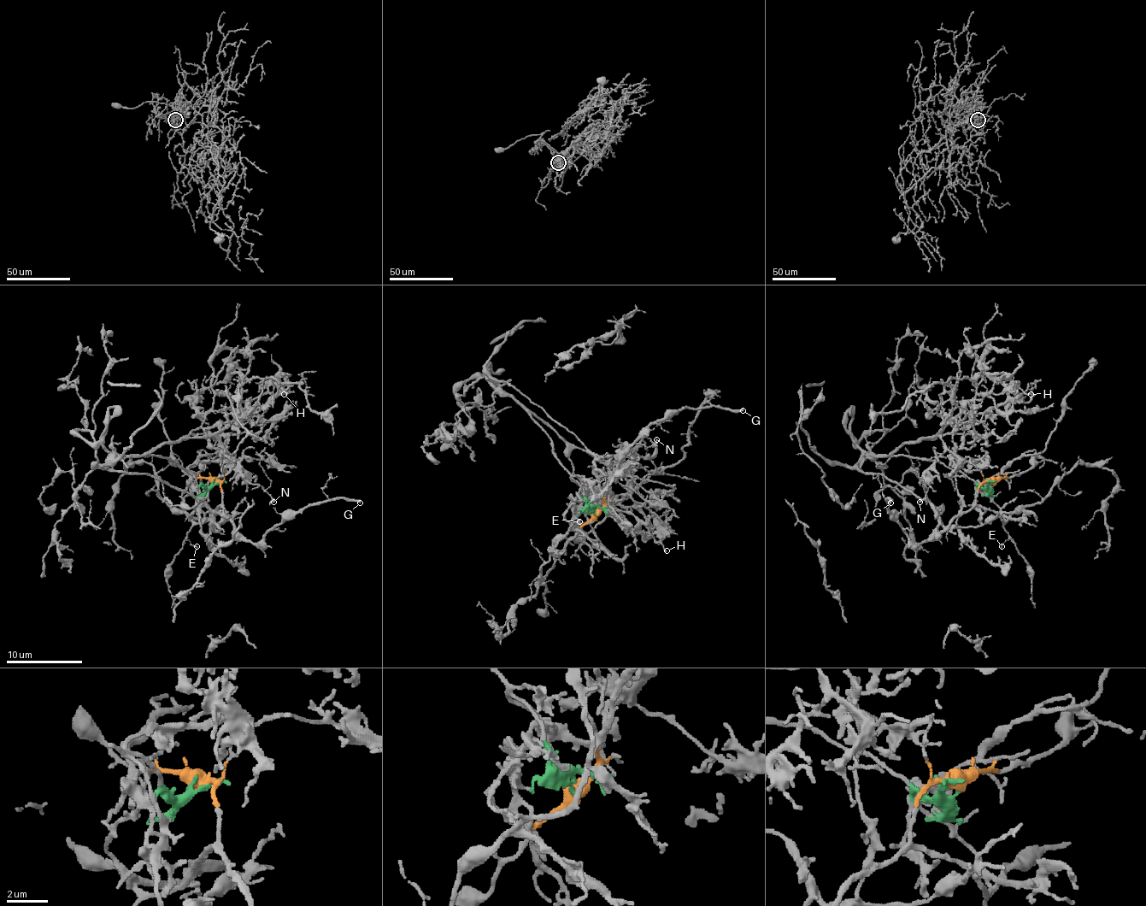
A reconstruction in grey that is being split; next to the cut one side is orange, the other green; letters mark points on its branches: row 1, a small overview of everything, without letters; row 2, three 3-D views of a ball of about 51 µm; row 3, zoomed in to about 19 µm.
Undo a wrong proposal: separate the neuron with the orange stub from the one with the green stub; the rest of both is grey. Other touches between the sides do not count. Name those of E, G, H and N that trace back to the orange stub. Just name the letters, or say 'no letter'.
E, G

